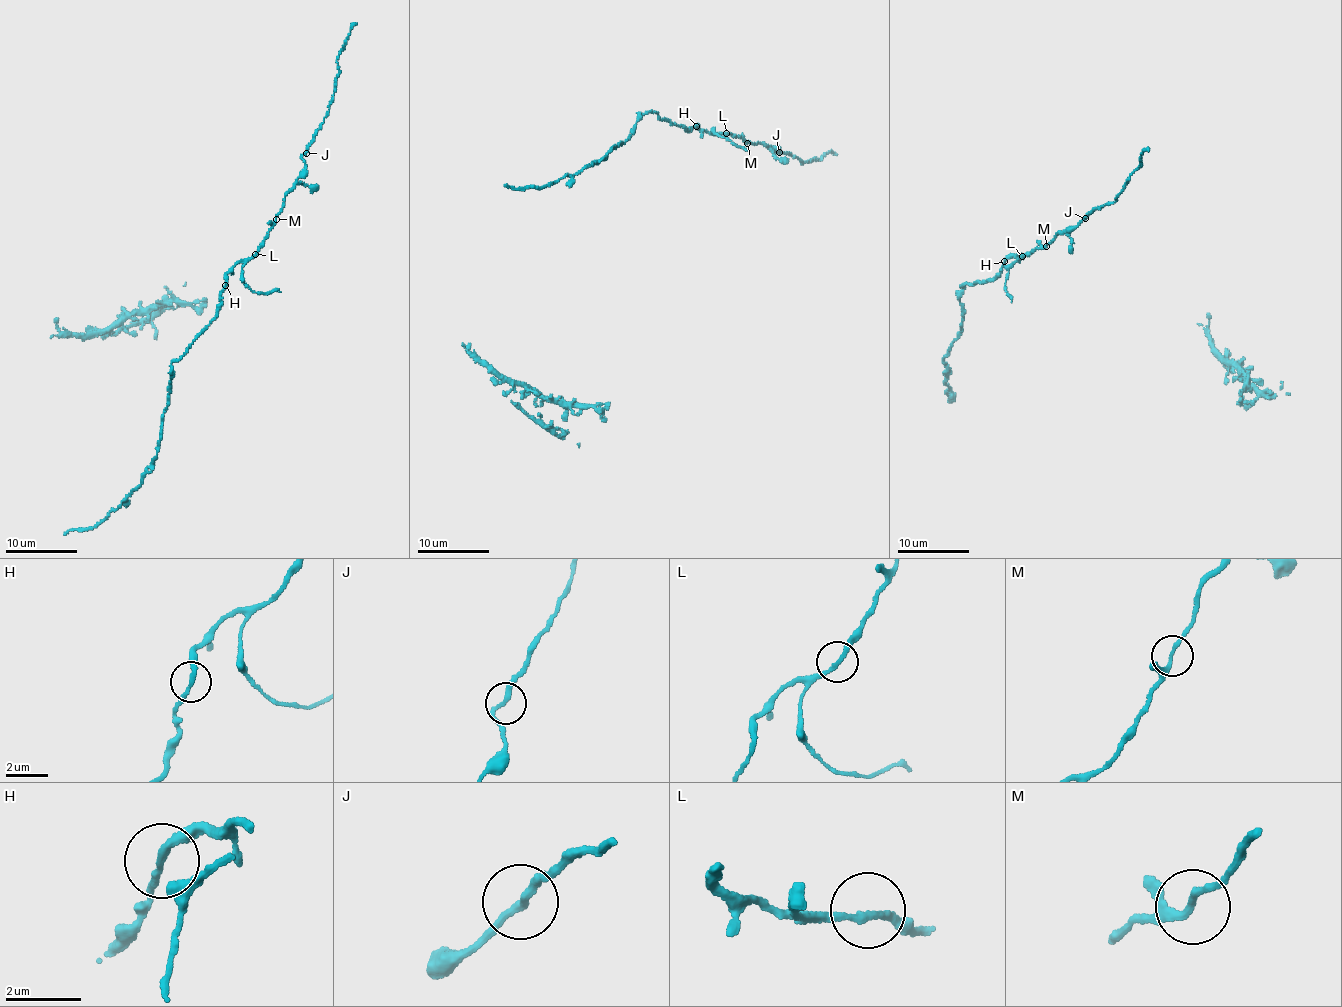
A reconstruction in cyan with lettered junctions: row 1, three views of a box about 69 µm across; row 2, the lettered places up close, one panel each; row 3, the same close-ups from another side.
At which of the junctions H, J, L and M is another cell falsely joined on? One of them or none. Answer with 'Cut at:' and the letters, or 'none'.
Cut at: L

